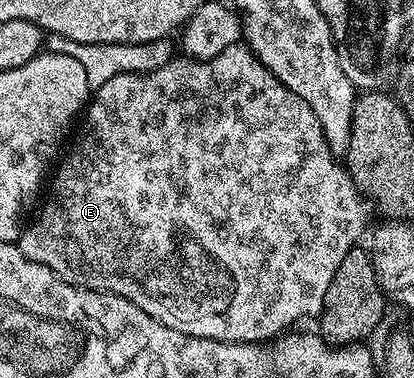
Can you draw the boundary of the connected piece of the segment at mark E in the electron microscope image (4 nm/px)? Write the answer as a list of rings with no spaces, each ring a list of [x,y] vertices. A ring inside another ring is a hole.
[[[235,42],[210,59],[180,58],[173,57],[146,75],[111,77],[107,85],[92,92],[80,120],[81,132],[73,148],[64,152],[65,160],[63,155],[56,164],[57,176],[53,179],[49,200],[40,204],[42,207],[41,212],[40,207],[36,212],[37,220],[22,230],[16,244],[27,261],[47,265],[47,269],[54,271],[72,287],[85,287],[88,291],[105,291],[108,295],[123,297],[143,309],[143,313],[155,317],[155,321],[179,333],[224,343],[264,344],[288,332],[292,323],[308,315],[320,316],[323,297],[327,297],[327,285],[331,285],[331,277],[335,277],[339,261],[343,261],[350,249],[362,242],[370,226],[371,207],[364,194],[354,185],[348,171],[335,161],[323,137],[323,129],[315,113],[311,113],[311,105],[288,91],[253,56],[248,46]]]

